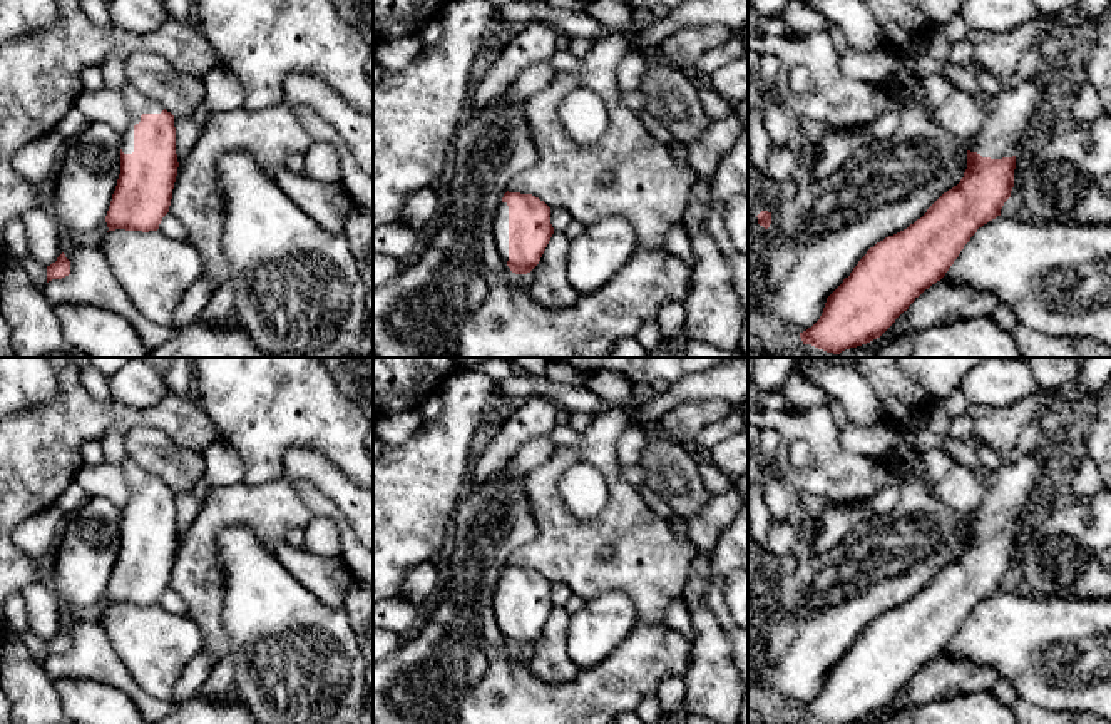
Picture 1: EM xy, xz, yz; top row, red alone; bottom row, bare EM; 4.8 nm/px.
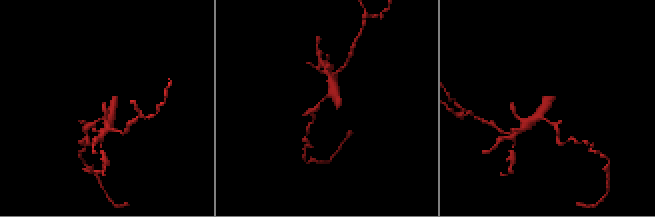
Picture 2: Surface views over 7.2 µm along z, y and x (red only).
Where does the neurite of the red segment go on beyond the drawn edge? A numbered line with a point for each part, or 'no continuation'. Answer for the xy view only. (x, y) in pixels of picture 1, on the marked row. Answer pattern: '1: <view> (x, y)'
1: xy (138, 104)

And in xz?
1: xz (501, 219)

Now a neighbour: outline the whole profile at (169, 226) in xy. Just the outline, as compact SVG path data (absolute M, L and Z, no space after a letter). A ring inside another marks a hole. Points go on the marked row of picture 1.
M167 212L161 224L159 231L166 234L167 237L177 239L177 241L187 241L187 232L184 226L171 214Z

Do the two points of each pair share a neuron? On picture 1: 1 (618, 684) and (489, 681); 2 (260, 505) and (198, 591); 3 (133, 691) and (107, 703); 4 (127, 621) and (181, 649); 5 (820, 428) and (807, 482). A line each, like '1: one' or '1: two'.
1: one
2: one
3: two
4: one
5: one

